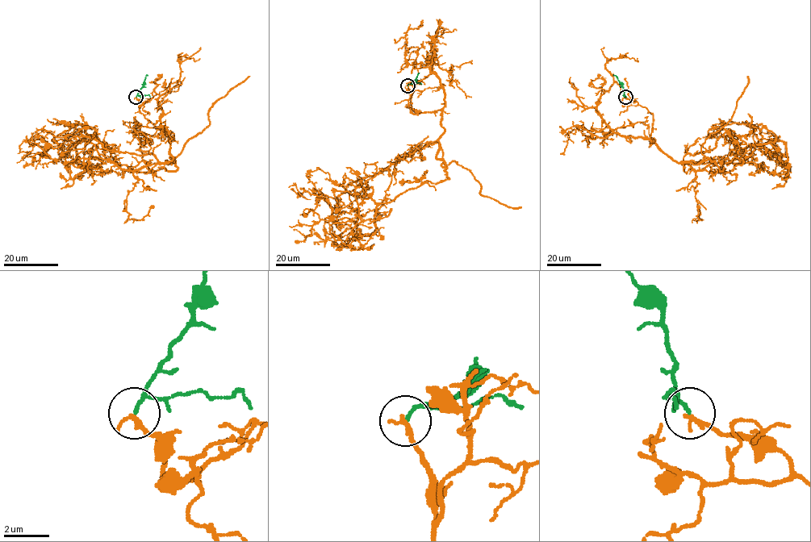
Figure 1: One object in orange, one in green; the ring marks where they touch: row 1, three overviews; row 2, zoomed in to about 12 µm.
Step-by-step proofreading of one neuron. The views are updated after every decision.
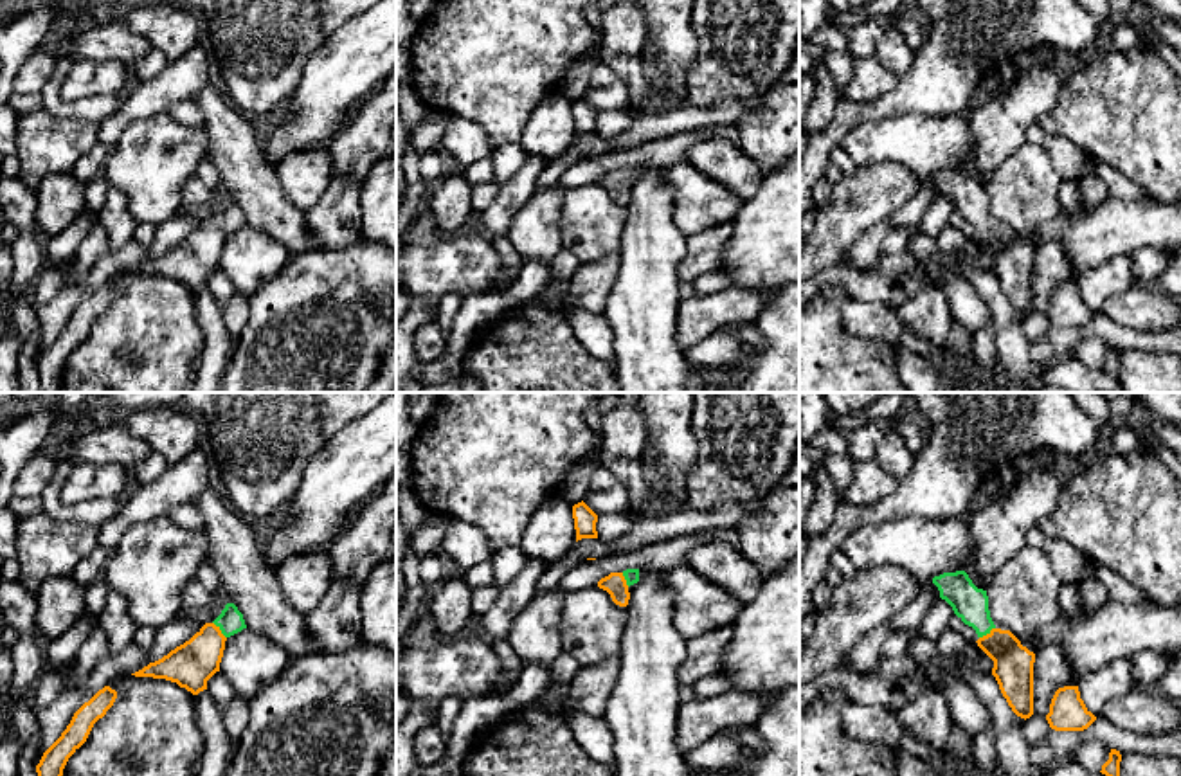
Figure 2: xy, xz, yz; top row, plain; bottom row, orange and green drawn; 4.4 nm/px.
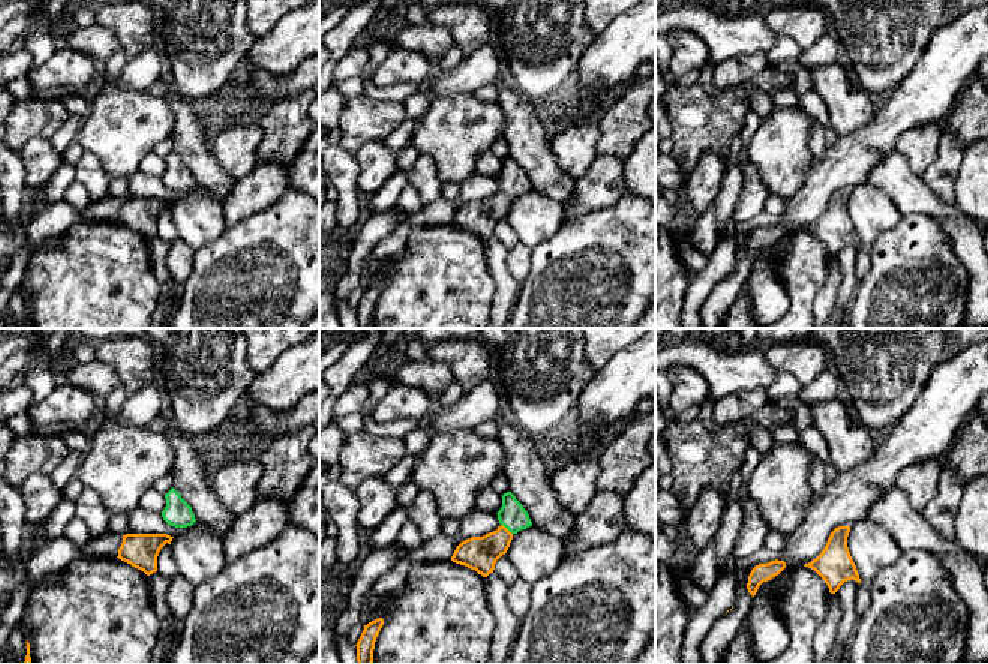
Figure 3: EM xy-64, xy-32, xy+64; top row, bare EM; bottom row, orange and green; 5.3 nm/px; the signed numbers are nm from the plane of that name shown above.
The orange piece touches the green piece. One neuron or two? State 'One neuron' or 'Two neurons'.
One neuron

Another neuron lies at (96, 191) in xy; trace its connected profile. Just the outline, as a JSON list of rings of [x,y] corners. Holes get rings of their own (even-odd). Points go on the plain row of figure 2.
[[[103,176],[94,178],[85,187],[83,212],[90,214],[95,221],[97,221],[99,211],[104,203],[108,189],[110,189],[110,185]]]

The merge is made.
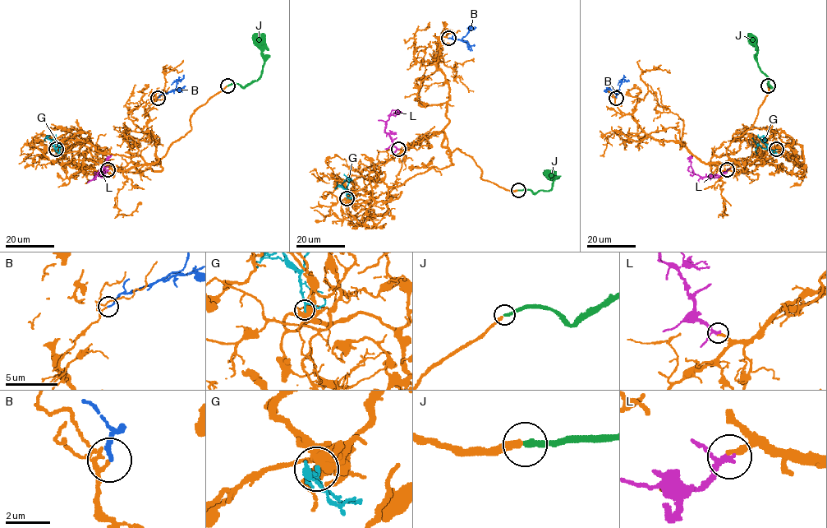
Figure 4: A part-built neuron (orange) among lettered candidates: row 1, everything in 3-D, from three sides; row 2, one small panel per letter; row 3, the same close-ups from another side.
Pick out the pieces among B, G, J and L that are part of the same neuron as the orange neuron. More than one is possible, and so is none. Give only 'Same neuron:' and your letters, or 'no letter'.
Same neuron: B, L

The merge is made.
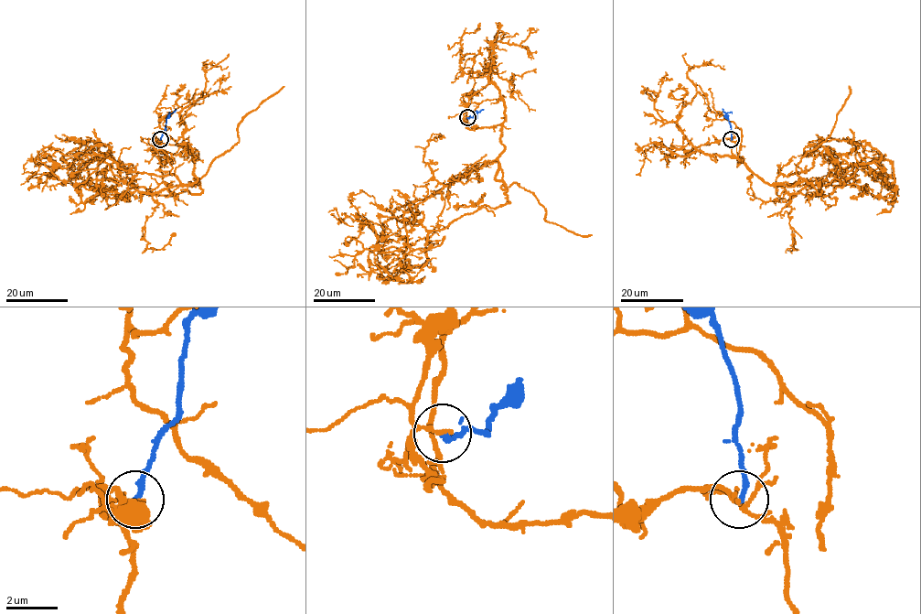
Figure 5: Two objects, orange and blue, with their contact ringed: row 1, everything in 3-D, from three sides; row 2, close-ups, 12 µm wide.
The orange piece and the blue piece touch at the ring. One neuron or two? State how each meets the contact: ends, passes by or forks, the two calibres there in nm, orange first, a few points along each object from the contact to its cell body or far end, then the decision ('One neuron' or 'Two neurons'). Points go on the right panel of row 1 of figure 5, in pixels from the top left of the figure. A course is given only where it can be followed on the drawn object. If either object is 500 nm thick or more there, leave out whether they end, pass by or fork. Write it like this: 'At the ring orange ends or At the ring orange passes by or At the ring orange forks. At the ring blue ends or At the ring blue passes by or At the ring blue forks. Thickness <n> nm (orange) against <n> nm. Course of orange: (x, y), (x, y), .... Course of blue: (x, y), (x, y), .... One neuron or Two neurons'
At the ring orange passes by. At the ring blue ends. Thickness 120 nm (orange) against 200 nm. Course of orange: (731, 140), (696, 148), (734, 156), (775, 185), (839, 155), (855, 177), (839, 182), (833, 158), (826, 185). Course of blue: (731, 140), (729, 119), (722, 109). Two neurons

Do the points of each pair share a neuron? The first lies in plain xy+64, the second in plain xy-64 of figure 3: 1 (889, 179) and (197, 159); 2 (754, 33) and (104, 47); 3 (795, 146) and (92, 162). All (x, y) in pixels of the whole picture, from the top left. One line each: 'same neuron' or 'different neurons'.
1: same neuron
2: same neuron
3: different neurons

